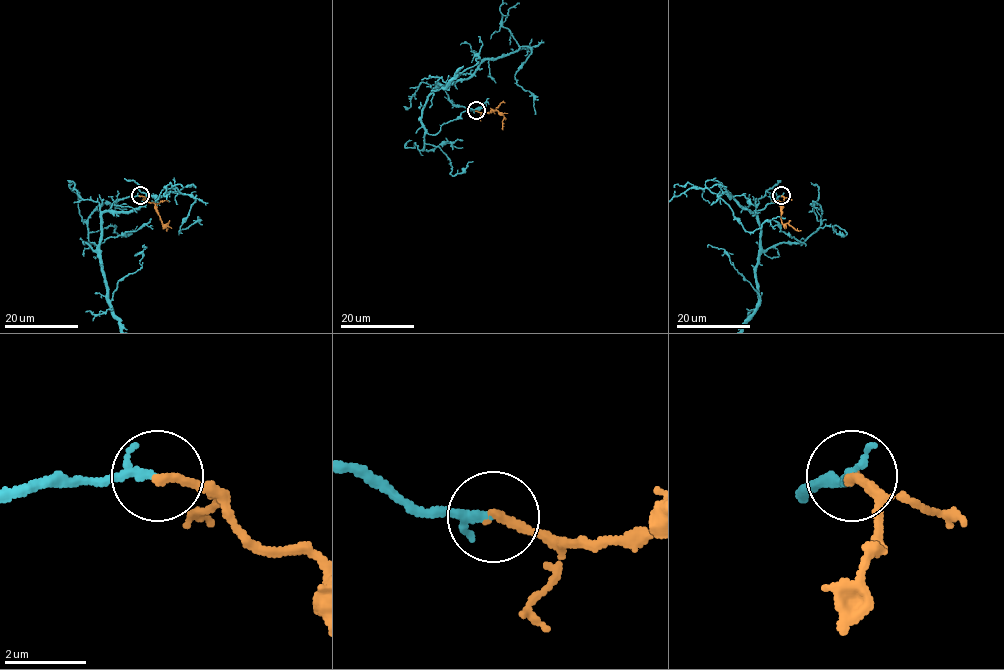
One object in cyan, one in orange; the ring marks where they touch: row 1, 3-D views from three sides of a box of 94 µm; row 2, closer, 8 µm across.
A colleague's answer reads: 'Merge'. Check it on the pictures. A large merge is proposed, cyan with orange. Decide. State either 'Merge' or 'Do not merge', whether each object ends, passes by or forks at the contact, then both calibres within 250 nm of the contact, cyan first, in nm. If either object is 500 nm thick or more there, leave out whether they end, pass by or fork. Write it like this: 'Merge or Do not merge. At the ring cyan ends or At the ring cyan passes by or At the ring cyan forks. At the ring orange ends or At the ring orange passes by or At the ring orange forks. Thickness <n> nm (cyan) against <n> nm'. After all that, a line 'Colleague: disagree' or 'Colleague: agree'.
Merge. At the ring cyan passes by. At the ring orange ends. Thickness 180 nm (cyan) against 240 nm
Colleague: agree

